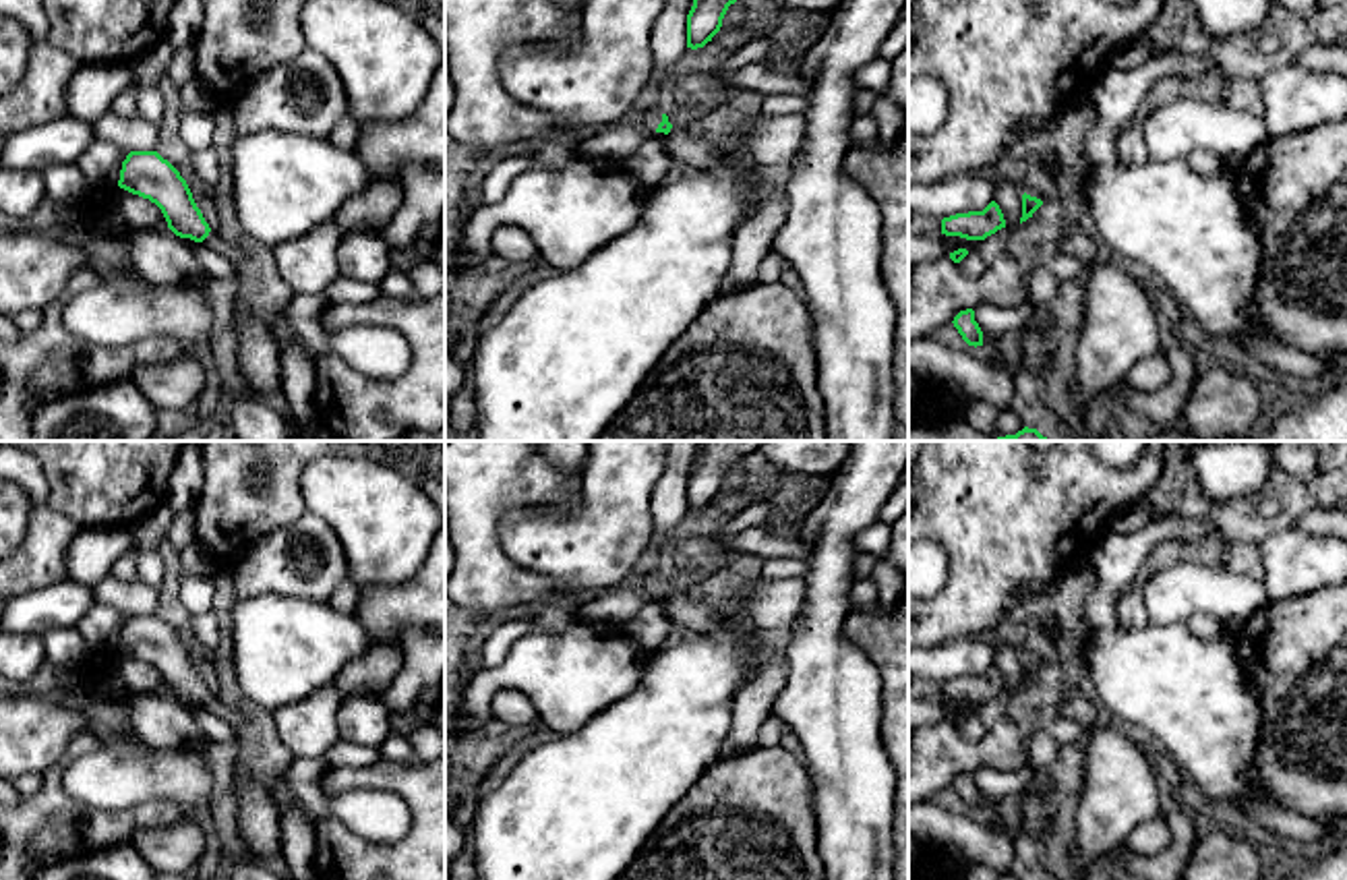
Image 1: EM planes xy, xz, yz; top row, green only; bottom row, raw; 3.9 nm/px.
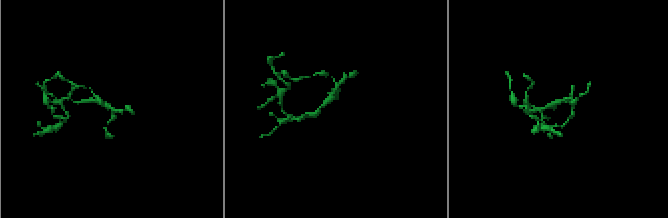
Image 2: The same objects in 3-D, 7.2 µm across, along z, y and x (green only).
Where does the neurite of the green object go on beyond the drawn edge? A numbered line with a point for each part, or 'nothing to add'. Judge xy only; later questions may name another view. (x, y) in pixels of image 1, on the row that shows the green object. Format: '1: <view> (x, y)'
1: xy (214, 239)

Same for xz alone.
1: xz (696, 154)

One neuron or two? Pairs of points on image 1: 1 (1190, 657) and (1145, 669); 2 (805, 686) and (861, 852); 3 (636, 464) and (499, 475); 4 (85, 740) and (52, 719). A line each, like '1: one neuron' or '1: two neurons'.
1: one neuron
2: one neuron
3: two neurons
4: two neurons

